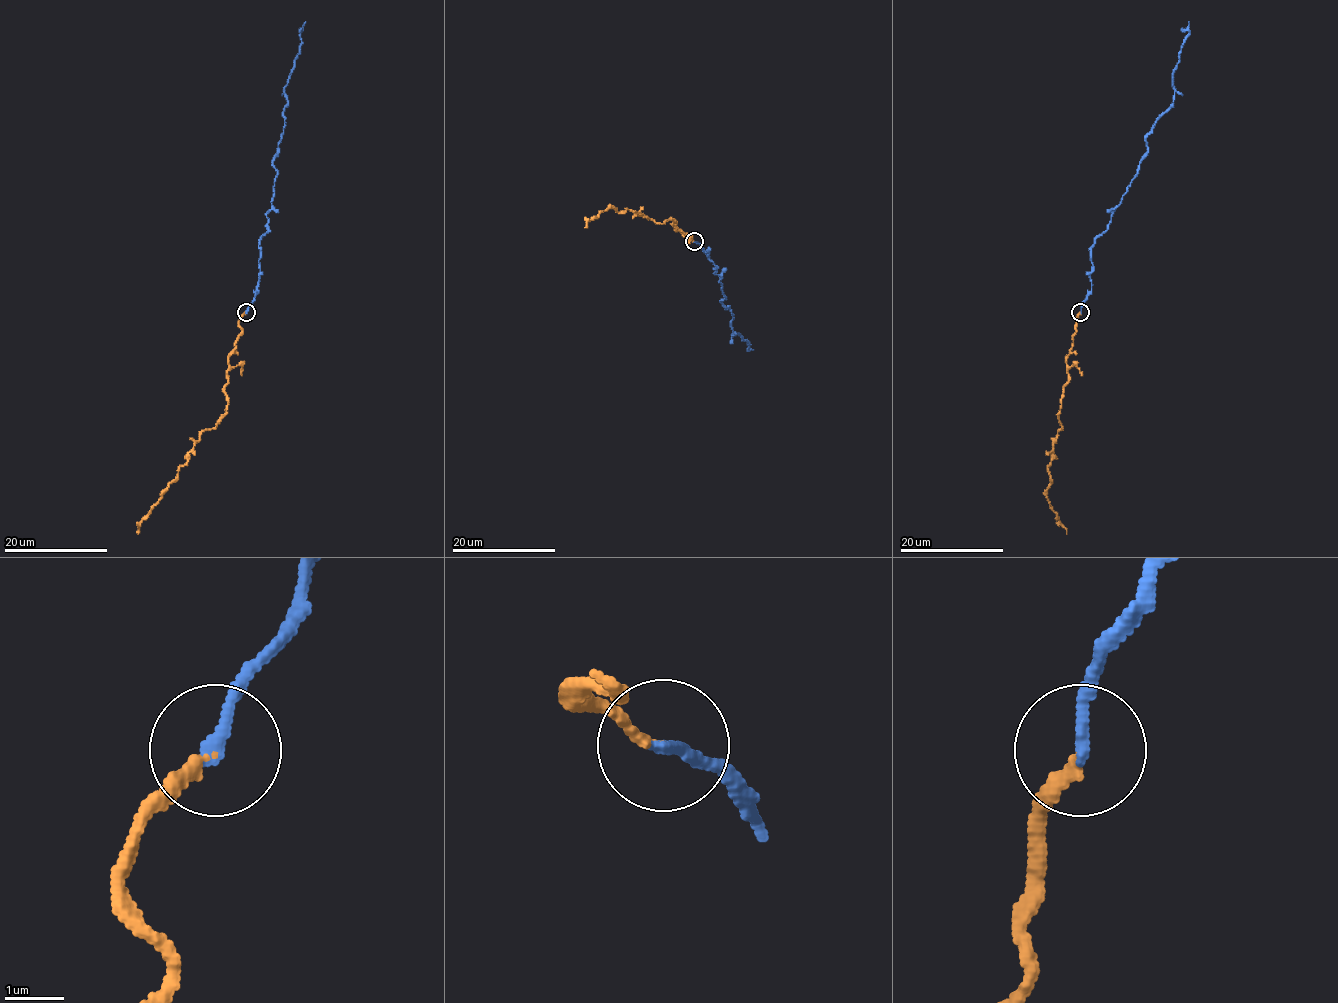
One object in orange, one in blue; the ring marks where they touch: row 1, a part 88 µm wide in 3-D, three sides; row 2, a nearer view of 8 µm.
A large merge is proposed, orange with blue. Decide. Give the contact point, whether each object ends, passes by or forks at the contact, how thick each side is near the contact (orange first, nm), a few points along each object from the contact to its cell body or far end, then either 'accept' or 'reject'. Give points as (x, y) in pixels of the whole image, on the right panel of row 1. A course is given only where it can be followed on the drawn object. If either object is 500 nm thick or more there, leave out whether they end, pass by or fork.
at (1080, 312); orange ends there; blue ends there; 180 nm thick on the orange side, 220 nm on the other; orange runs (1081, 312), (1067, 357), (1068, 383), (1059, 414), (1063, 427), (1048, 468), (1051, 483), (1046, 495), (1067, 534); blue runs (1081, 312), (1091, 290), (1090, 247), (1137, 173), (1146, 135), (1173, 102), (1189, 21); accept

